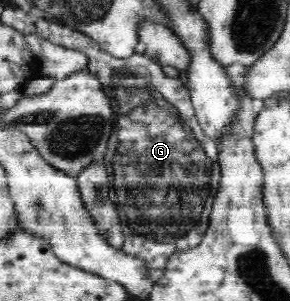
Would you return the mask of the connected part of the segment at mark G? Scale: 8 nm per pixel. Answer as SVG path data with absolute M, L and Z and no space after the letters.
M35 20L35 24L45 40L65 48L77 49L88 56L85 70L98 80L109 100L113 111L113 130L103 159L105 171L109 174L108 198L119 214L124 232L122 251L142 264L146 278L157 282L173 256L197 248L209 229L210 212L217 196L220 196L221 180L224 178L222 168L217 163L220 147L205 134L198 123L184 77L173 78L165 74L158 54L144 51L128 57L116 57L101 50L90 36L71 26L47 20Z

